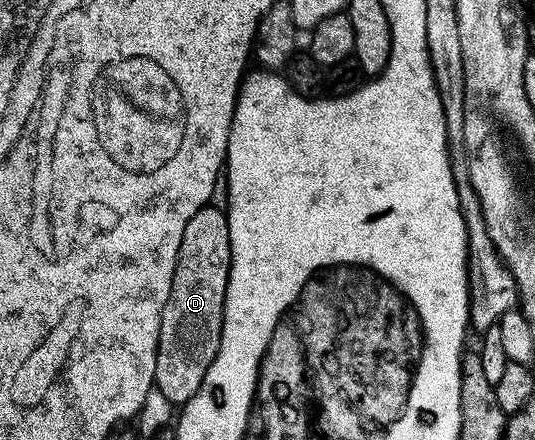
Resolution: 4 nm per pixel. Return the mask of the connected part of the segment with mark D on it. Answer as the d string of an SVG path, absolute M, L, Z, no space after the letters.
M176 269L172 291L162 312L154 384L171 405L181 407L192 400L208 367L216 359L222 338L222 316L230 269Z

